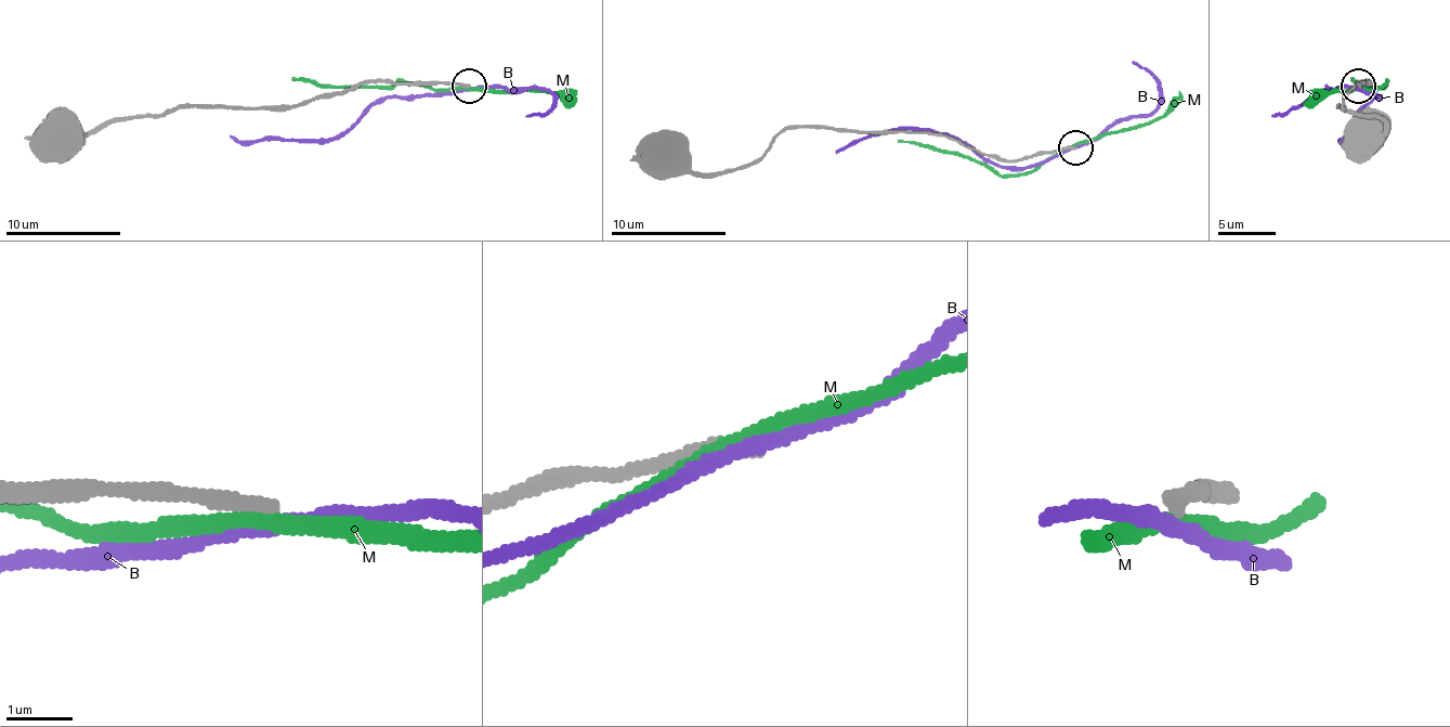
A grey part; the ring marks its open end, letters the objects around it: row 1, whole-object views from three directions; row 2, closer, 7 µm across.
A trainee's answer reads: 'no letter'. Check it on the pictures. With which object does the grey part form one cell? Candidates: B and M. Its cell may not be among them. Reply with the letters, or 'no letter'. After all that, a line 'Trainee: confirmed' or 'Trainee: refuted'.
no letter
Trainee: confirmed

